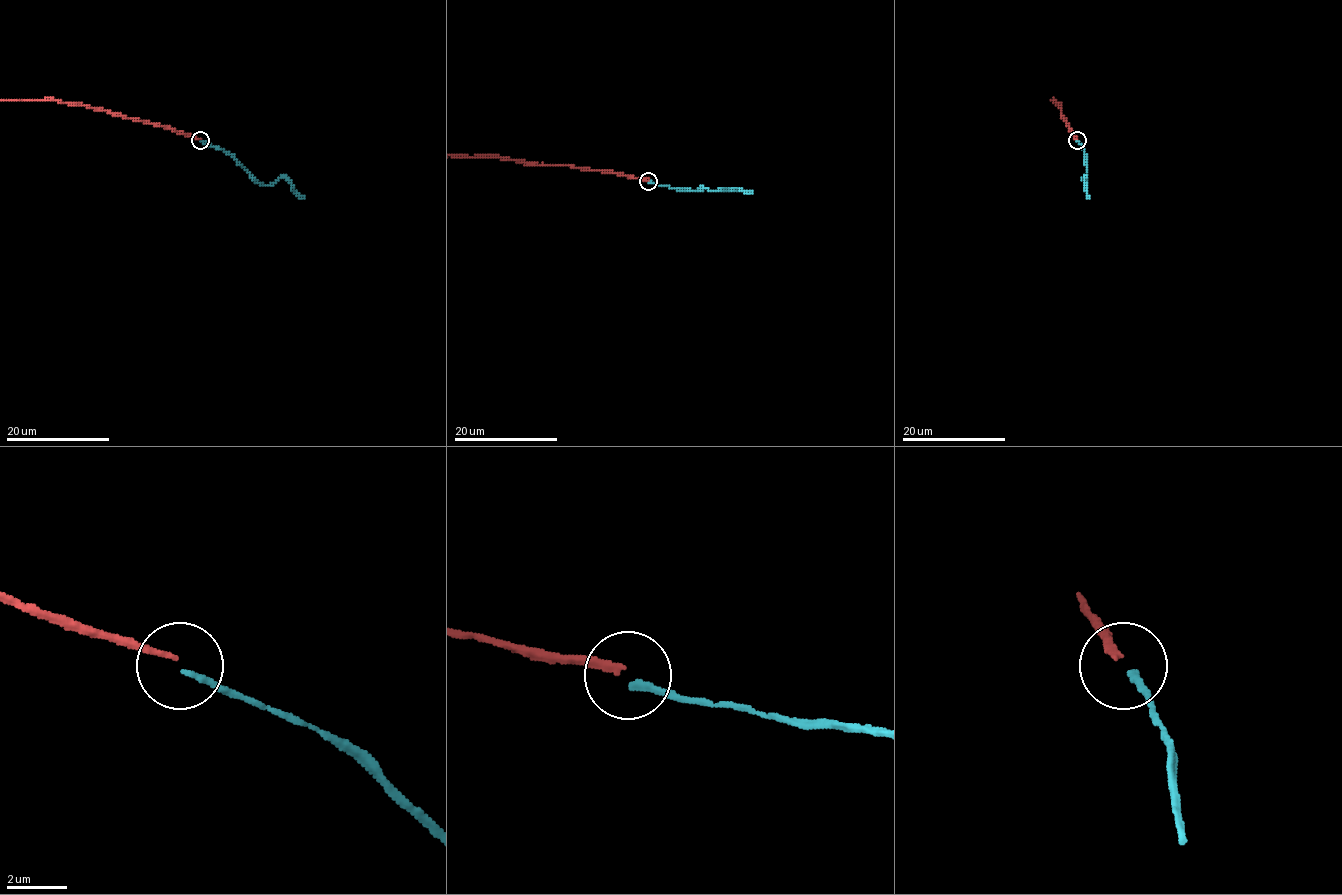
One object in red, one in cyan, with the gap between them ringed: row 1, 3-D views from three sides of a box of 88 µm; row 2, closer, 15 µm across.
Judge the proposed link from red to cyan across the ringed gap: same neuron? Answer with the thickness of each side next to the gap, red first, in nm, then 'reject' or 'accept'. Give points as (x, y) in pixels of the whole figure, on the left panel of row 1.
200 nm thick on the red side, 220 nm on the other; reject

